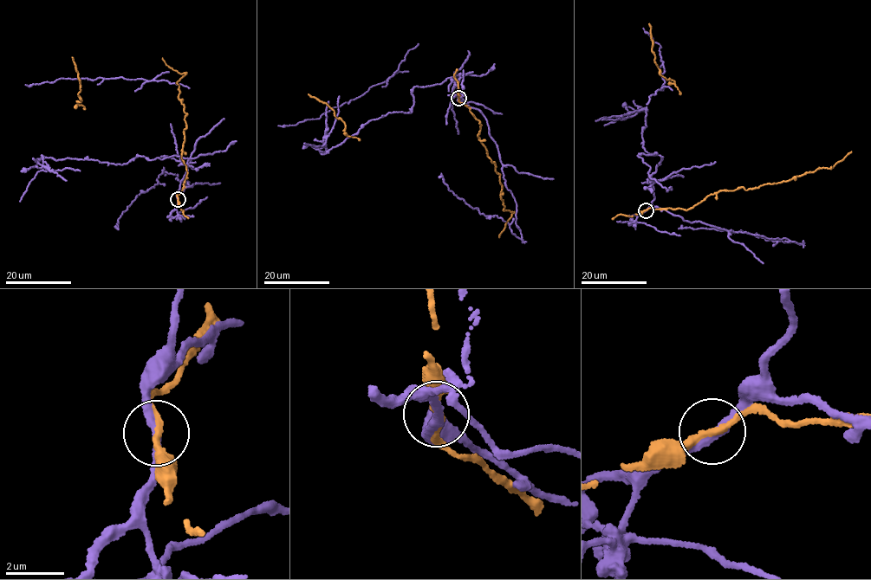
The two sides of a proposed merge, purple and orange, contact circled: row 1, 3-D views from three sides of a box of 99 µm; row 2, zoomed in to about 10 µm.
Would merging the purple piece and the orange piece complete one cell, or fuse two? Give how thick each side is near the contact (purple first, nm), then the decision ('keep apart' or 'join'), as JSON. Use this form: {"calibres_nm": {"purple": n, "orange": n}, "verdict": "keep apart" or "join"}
{"calibres_nm": {"purple": 280, "orange": 220}, "verdict": "keep apart"}

